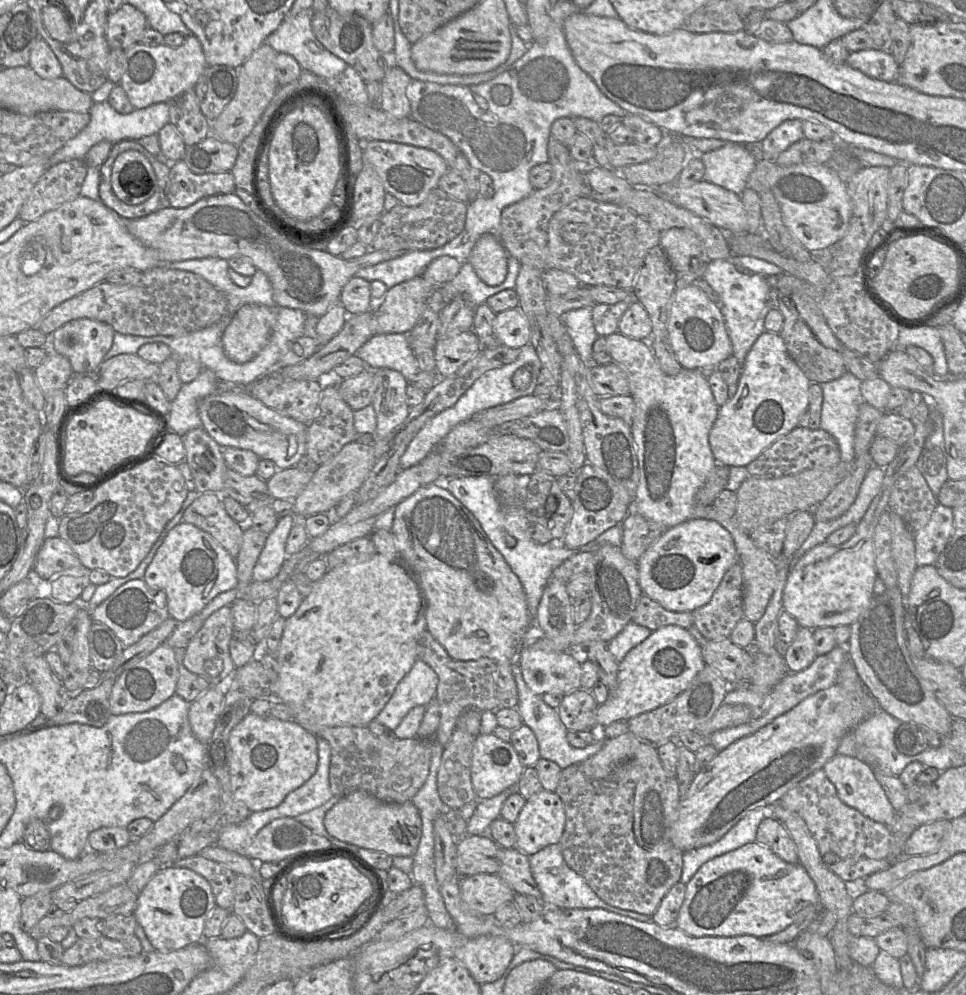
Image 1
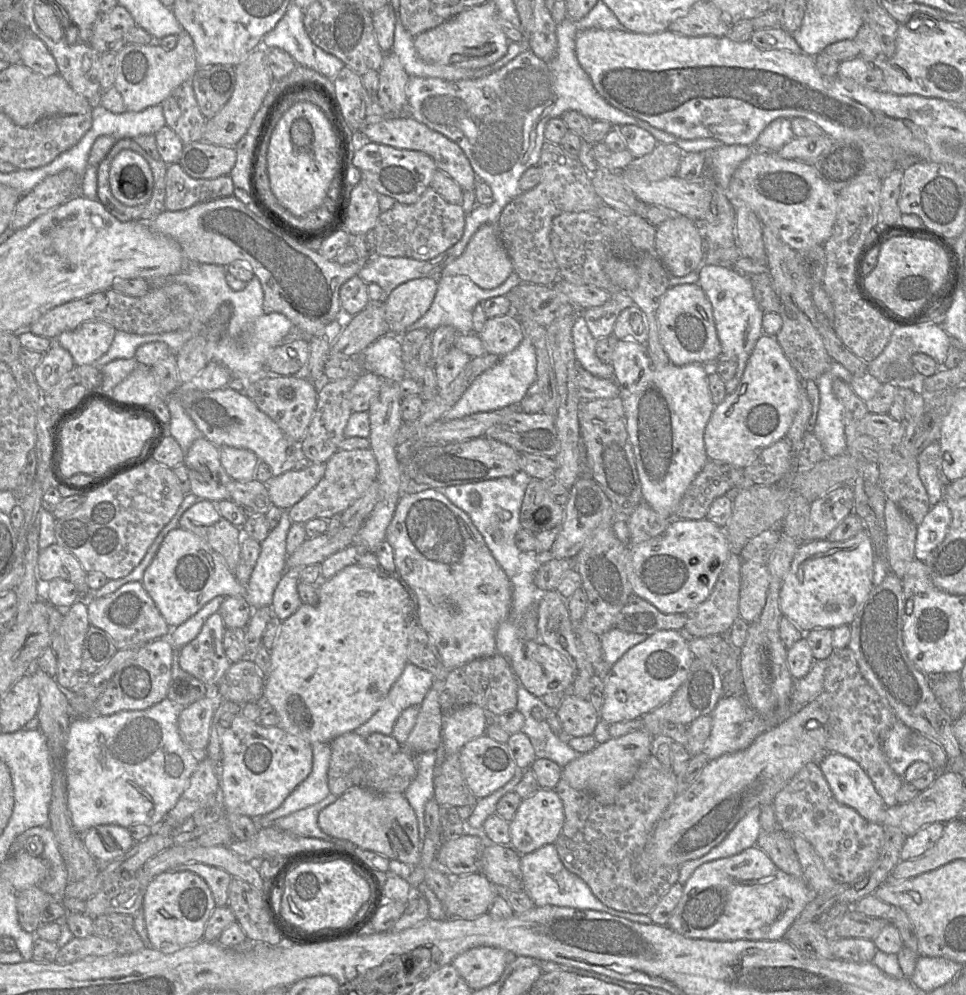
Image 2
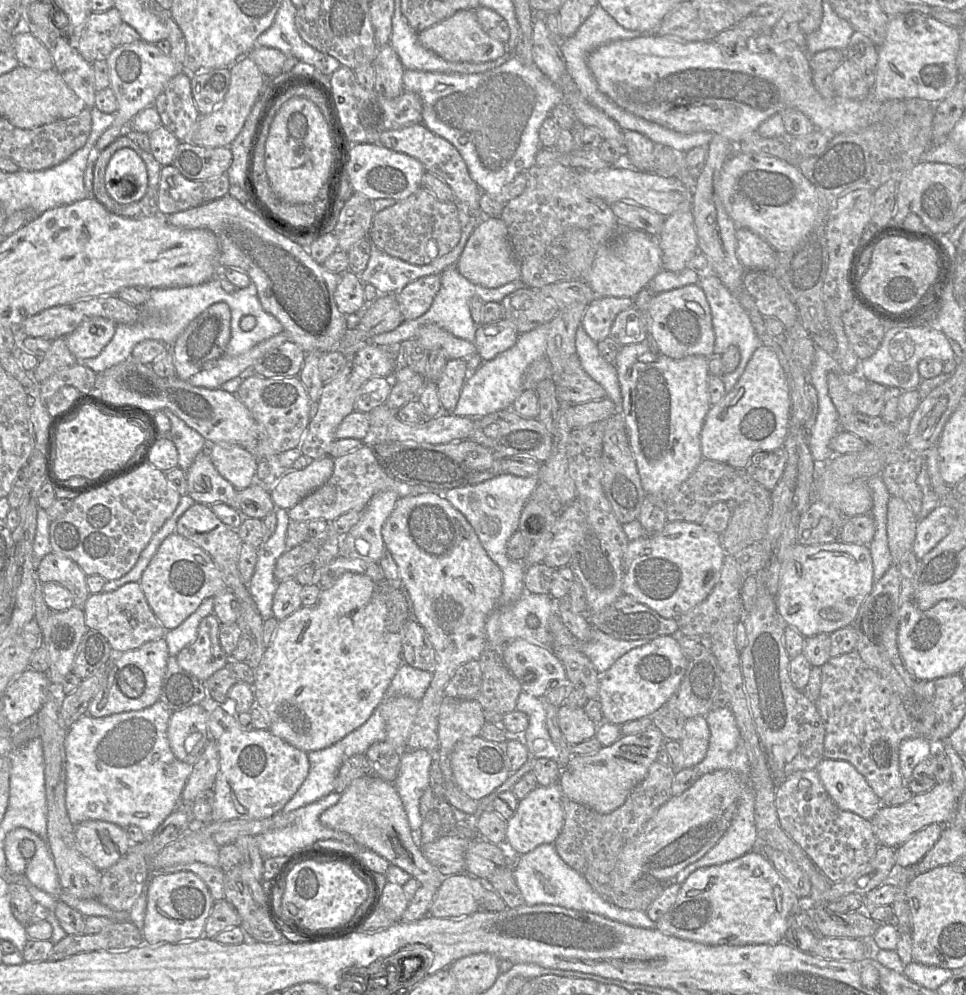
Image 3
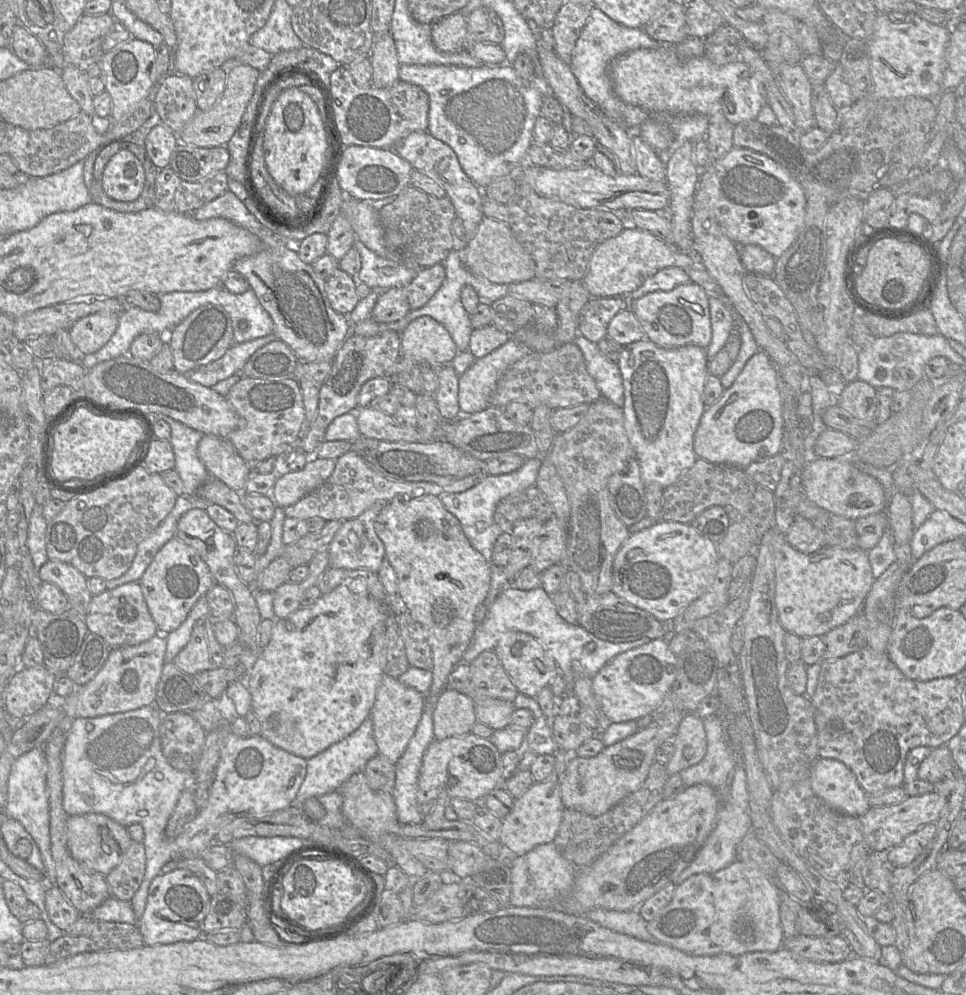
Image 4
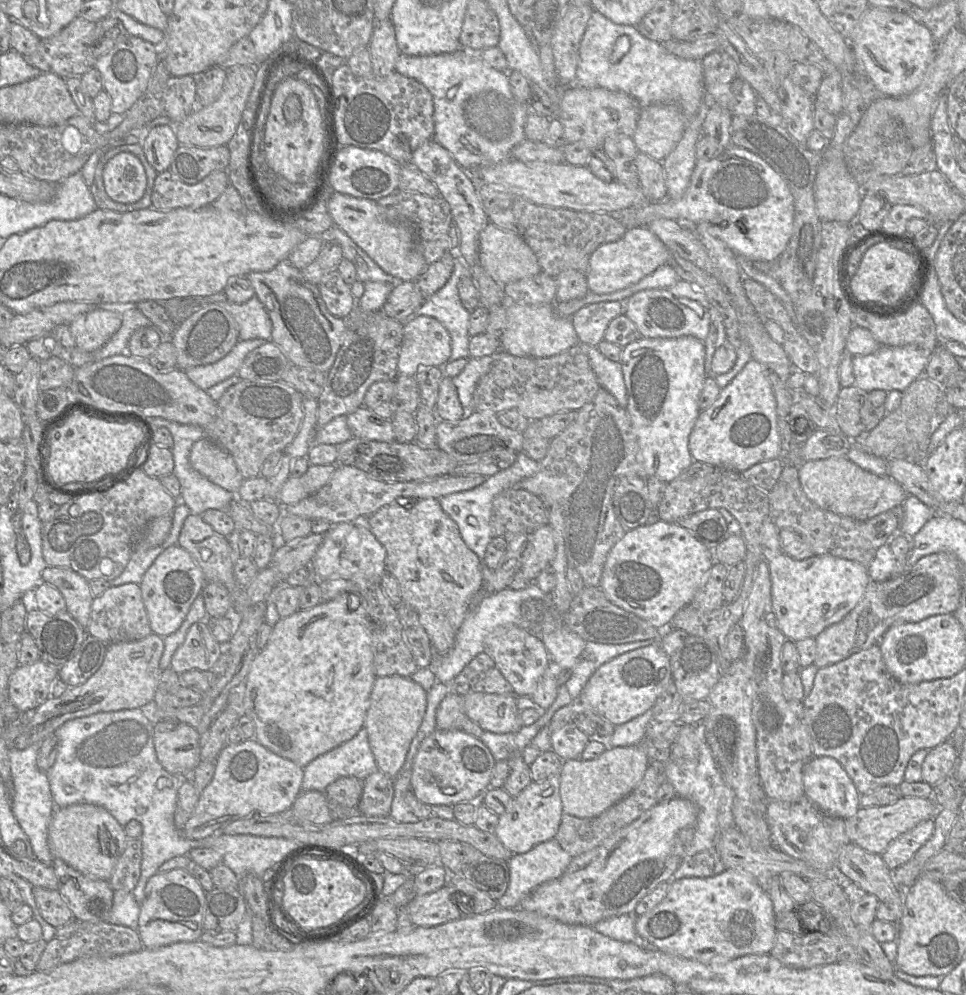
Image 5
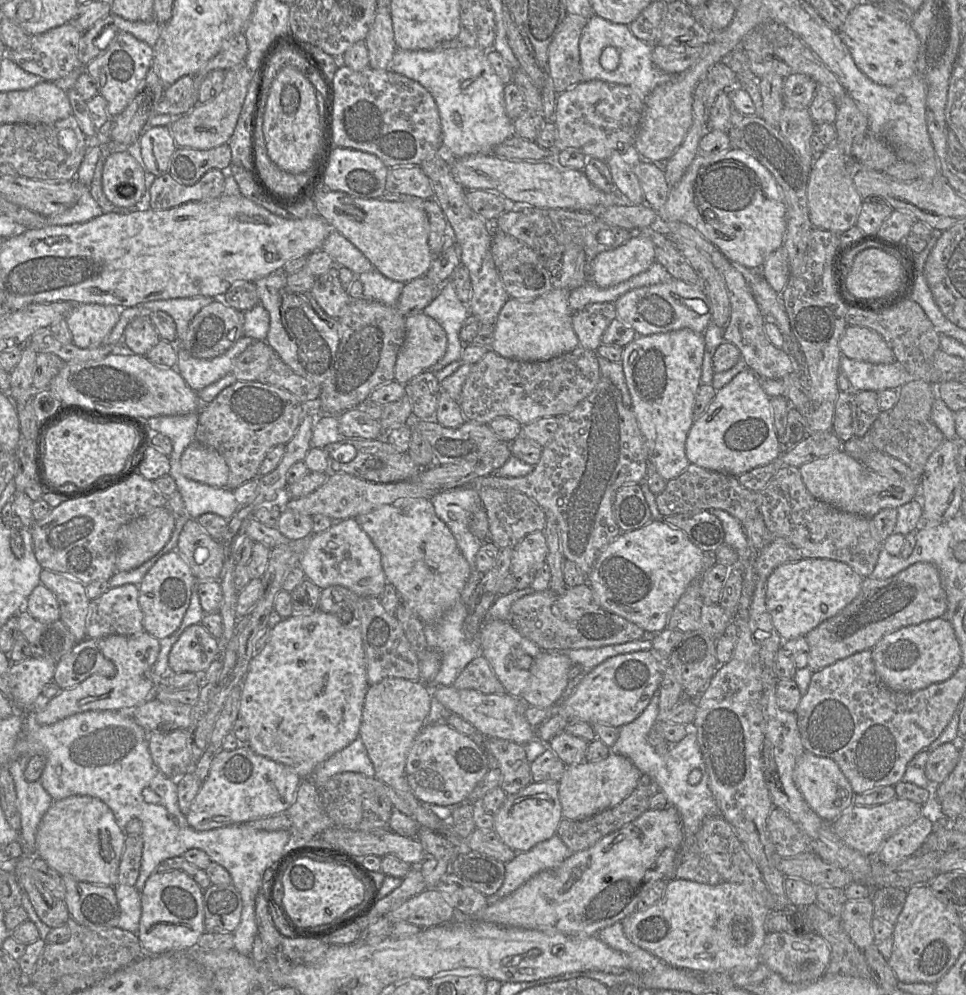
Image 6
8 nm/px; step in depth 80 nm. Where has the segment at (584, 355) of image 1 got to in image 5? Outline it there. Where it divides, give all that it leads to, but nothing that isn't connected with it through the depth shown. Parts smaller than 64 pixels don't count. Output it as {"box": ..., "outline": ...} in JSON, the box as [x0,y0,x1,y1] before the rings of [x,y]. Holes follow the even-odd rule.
{"box":[578,342,628,409],"outline":[[[580,342],[578,345],[588,356],[599,386],[612,394],[620,407],[626,409],[628,403],[627,391],[620,362],[609,360],[594,346]]]}

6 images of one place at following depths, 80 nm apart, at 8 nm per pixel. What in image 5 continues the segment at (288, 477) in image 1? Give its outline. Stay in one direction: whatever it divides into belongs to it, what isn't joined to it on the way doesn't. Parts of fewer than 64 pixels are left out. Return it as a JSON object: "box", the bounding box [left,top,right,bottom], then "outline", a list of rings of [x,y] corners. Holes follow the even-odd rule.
{"box":[278,464,335,505],"outline":[[[335,464],[309,465],[303,475],[289,477],[279,492],[278,503],[292,505],[312,495],[327,483],[335,468]]]}

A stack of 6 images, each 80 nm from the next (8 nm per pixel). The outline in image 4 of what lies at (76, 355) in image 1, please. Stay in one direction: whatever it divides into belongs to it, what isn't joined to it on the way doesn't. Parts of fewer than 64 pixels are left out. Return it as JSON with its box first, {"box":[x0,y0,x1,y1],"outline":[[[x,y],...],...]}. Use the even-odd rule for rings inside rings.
{"box":[69,314,119,356],"outline":[[[90,314],[79,319],[69,329],[69,335],[82,356],[94,354],[110,340],[118,322],[119,315]]]}

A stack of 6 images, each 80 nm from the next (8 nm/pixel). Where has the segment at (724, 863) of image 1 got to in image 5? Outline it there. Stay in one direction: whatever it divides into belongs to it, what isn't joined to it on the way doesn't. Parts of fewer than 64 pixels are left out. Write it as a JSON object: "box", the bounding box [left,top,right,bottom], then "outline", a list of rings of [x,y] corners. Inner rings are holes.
{"box":[636,869,776,964],"outline":[[[734,869],[707,877],[670,880],[666,897],[652,910],[636,917],[637,933],[657,950],[704,964],[724,962],[745,955],[769,954],[774,947],[776,915],[768,892],[751,876]]]}

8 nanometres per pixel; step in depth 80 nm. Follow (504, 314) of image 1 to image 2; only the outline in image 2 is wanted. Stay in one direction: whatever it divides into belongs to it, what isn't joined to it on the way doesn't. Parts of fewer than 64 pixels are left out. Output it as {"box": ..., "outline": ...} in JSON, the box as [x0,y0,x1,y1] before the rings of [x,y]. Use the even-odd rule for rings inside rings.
{"box":[478,312,525,356],"outline":[[[509,312],[487,319],[478,336],[486,353],[504,356],[520,345],[525,332],[520,319]]]}

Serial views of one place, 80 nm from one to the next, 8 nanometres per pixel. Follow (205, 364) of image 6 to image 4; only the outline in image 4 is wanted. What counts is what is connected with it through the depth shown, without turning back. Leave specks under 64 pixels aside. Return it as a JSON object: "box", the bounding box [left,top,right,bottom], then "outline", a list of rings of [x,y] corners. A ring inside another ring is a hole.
{"box":[187,333,277,388],"outline":[[[272,333],[248,342],[233,344],[221,358],[193,370],[187,376],[192,382],[211,388],[222,380],[241,374],[249,358],[258,349],[275,340],[277,337]]]}

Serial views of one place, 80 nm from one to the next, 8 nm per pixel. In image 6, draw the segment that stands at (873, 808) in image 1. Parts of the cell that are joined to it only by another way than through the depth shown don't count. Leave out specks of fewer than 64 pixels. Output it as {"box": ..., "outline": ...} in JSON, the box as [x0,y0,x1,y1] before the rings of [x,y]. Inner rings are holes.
{"box":[793,752,854,823],"outline":[[[804,752],[793,771],[793,780],[810,808],[823,820],[832,823],[853,804],[854,791],[838,764],[831,758]]]}

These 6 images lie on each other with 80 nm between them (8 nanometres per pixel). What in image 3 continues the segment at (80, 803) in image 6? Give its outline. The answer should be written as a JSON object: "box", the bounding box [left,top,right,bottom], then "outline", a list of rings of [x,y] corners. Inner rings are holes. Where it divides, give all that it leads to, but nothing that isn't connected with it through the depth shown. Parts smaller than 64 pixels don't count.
{"box":[75,820,132,872],"outline":[[[99,820],[76,825],[75,837],[81,854],[102,872],[116,864],[132,845],[124,828]]]}

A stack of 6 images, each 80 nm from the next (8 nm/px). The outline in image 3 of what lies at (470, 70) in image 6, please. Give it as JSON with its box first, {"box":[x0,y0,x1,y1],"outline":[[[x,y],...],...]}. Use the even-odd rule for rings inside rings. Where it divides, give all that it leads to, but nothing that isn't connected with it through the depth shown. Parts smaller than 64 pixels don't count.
{"box":[402,55,564,199],"outline":[[[514,55],[502,66],[476,74],[439,73],[405,69],[402,83],[404,91],[416,93],[422,100],[422,124],[431,132],[446,139],[458,150],[467,165],[471,178],[482,192],[489,194],[493,199],[500,195],[505,185],[512,182],[517,175],[525,172],[535,164],[536,155],[541,150],[539,140],[541,124],[546,118],[550,117],[551,111],[556,105],[564,103],[563,93],[557,85],[546,77],[534,63],[529,66],[523,65]]]}

